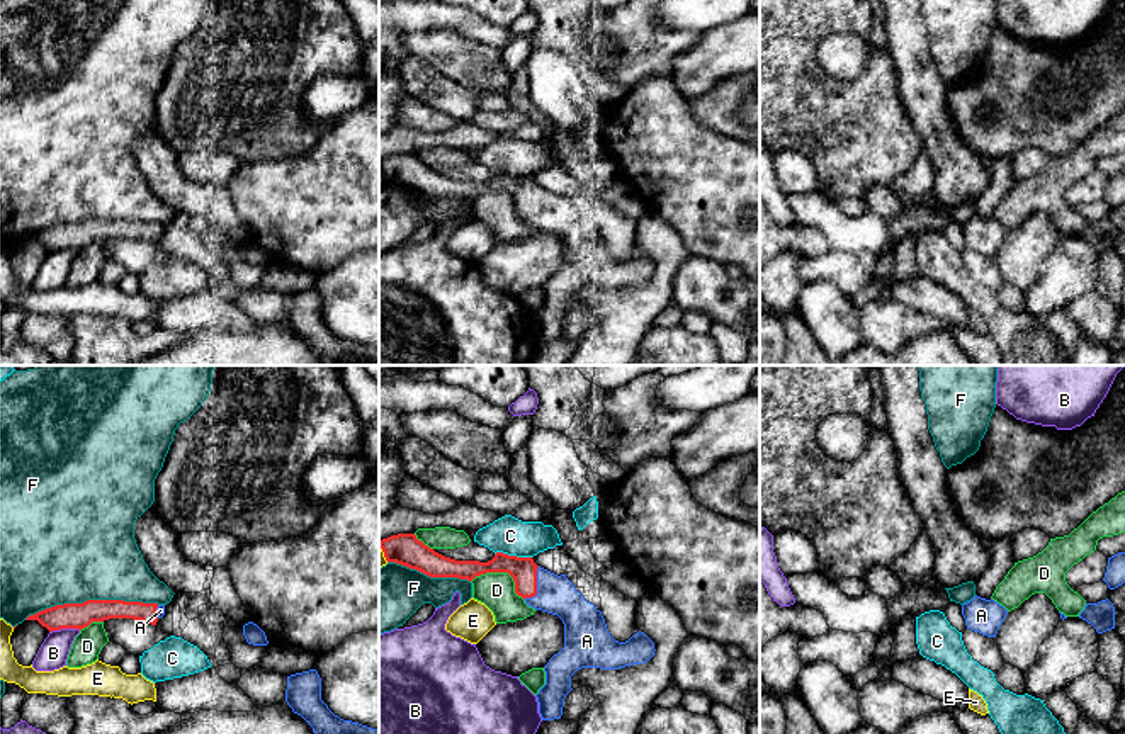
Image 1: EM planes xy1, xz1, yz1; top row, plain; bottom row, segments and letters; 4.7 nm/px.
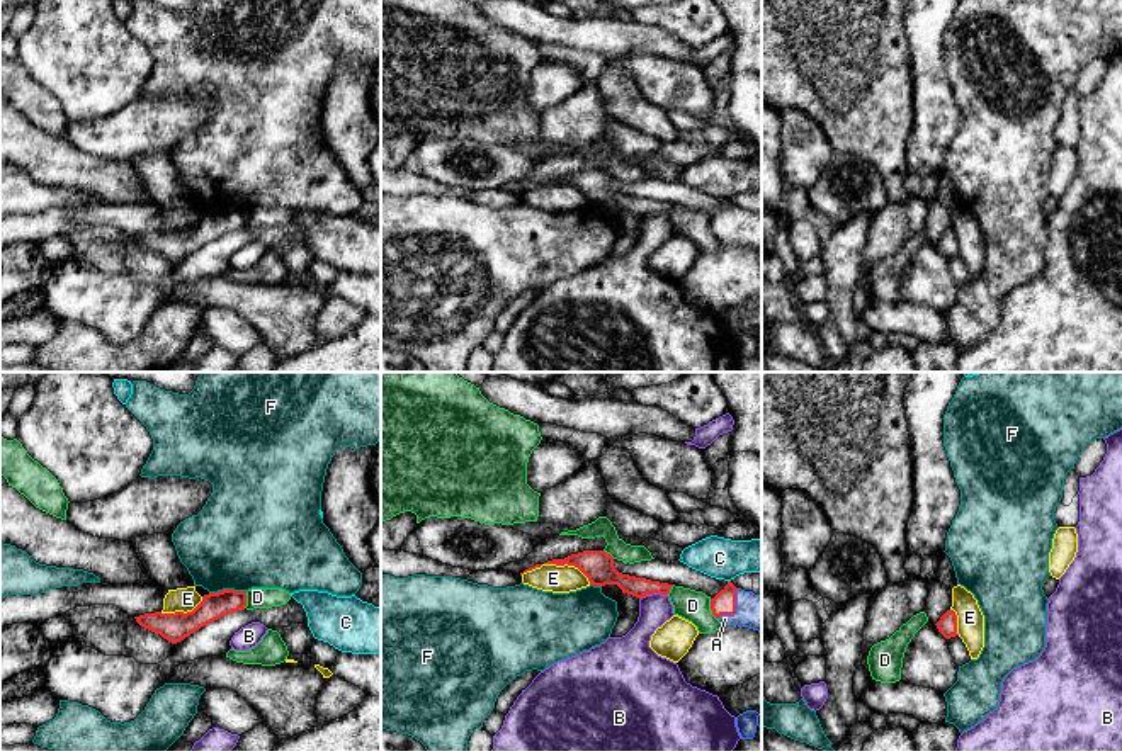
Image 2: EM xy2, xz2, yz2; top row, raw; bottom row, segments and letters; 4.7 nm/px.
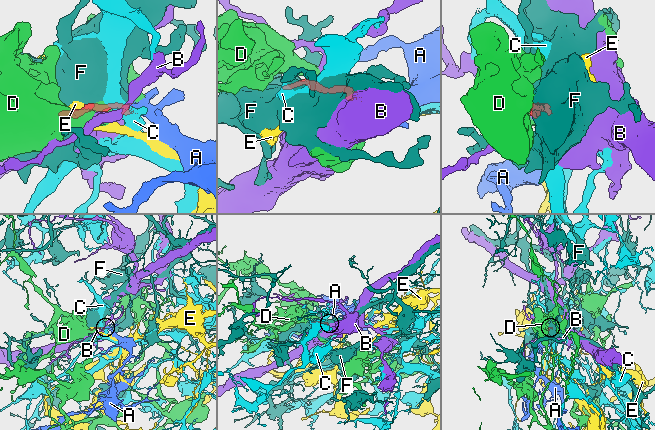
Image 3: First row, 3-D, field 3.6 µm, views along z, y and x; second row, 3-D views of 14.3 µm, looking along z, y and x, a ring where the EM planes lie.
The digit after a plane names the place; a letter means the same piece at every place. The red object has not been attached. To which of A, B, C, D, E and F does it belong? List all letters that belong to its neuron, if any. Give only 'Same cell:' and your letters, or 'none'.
Same cell: A

